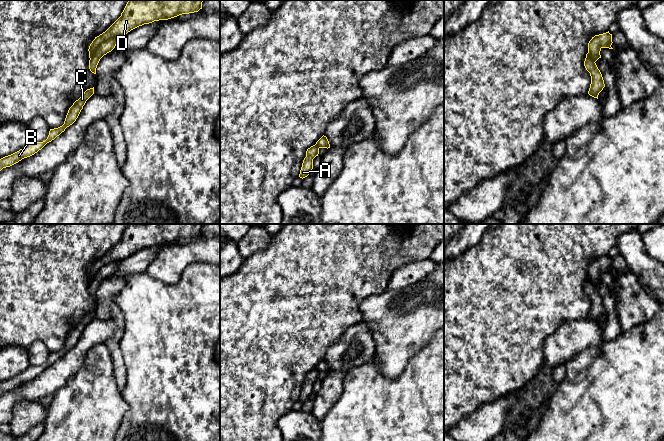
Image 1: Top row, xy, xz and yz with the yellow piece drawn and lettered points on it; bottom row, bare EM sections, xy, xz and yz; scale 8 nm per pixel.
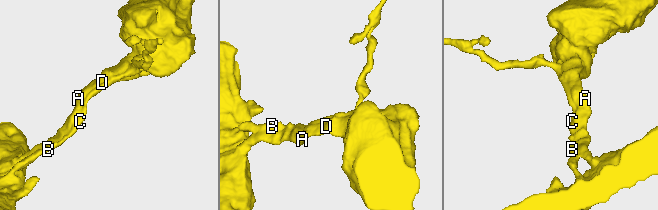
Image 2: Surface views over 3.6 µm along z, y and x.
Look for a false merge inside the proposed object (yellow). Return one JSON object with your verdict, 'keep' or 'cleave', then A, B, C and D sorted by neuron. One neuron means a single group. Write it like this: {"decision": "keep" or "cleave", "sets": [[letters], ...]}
{"decision": "cleave", "sets": [["A", "D"], ["B", "C"]]}

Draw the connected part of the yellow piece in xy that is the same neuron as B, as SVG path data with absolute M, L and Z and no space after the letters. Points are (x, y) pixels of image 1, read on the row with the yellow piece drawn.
M94 87L87 89L84 92L84 94L78 100L76 100L73 103L73 105L69 108L64 124L58 128L50 129L49 135L45 141L43 142L30 141L25 147L23 147L19 151L1 158L0 159L0 171L3 168L10 167L18 163L24 158L34 155L39 150L41 150L47 143L51 142L57 136L59 136L62 132L64 132L67 127L69 127L76 121L86 101L93 94L94 94Z

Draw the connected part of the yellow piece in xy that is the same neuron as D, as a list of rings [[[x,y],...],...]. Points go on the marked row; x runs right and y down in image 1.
[[[129,0],[121,16],[89,46],[89,58],[98,46],[111,38],[121,37],[131,30],[154,21],[168,20],[182,14],[198,12],[204,0]]]

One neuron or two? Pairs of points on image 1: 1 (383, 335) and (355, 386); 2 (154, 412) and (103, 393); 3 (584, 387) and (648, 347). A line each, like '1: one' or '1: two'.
1: two
2: two
3: one

